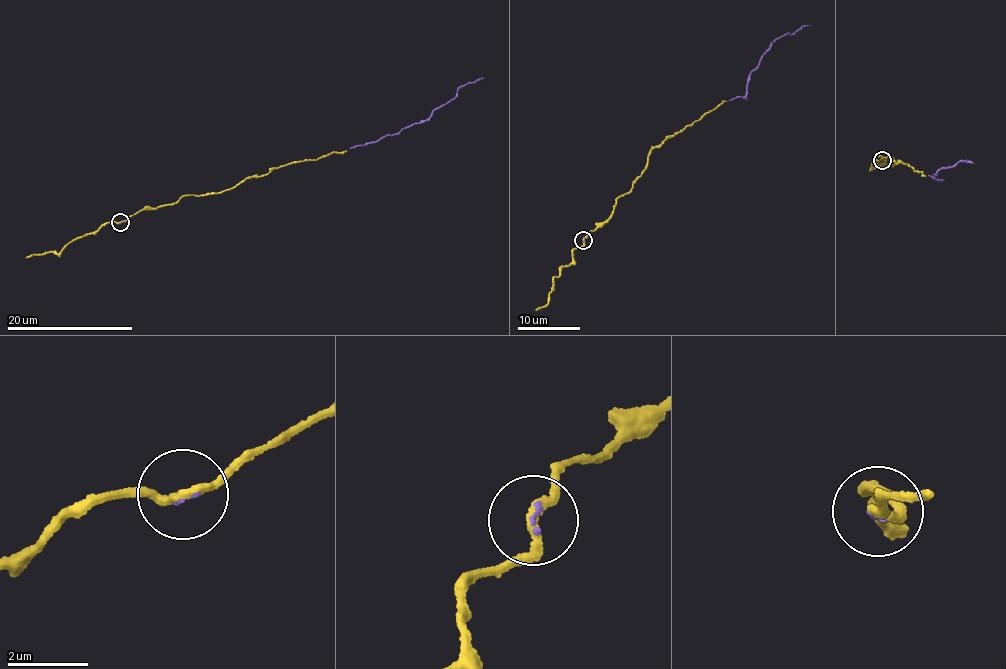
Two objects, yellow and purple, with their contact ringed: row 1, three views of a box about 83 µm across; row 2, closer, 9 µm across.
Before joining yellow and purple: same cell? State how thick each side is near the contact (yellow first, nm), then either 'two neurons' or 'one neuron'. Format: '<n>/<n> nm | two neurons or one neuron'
220/70 nm | one neuron

